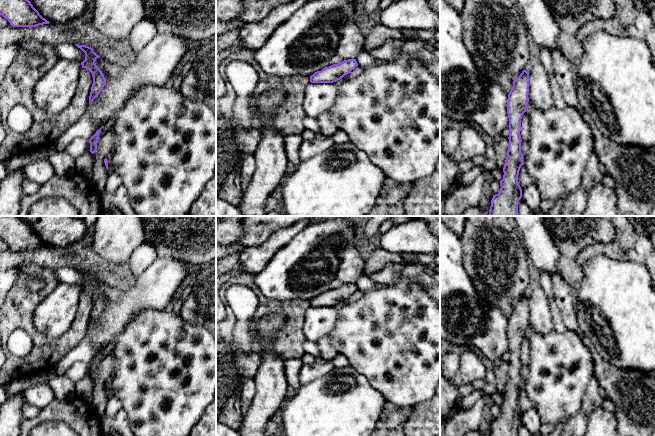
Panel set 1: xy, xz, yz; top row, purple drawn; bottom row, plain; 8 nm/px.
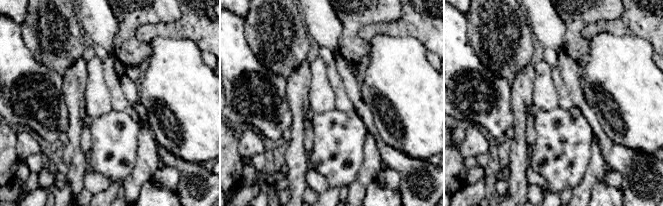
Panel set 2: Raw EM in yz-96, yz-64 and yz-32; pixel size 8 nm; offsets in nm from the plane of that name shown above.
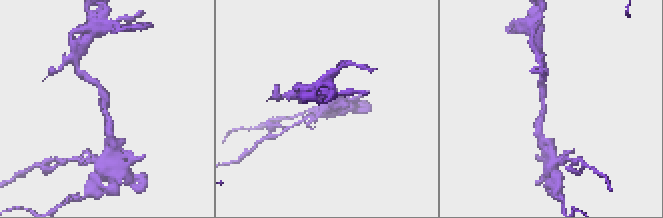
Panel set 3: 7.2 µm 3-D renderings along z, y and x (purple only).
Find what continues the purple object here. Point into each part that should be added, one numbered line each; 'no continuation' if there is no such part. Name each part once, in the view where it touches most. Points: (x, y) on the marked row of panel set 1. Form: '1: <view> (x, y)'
no continuation

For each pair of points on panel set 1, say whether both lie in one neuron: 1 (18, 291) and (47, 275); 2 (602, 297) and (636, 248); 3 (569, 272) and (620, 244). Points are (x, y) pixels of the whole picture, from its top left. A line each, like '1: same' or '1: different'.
1: same
2: different
3: different

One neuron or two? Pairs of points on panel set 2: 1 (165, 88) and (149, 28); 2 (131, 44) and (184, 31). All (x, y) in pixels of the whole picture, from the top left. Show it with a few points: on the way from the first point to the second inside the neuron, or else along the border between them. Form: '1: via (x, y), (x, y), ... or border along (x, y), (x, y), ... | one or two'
1: border along (176, 39), (154, 37), (148, 43) | two
2: border along (157, 23), (142, 23), (137, 28), (135, 37) | two

